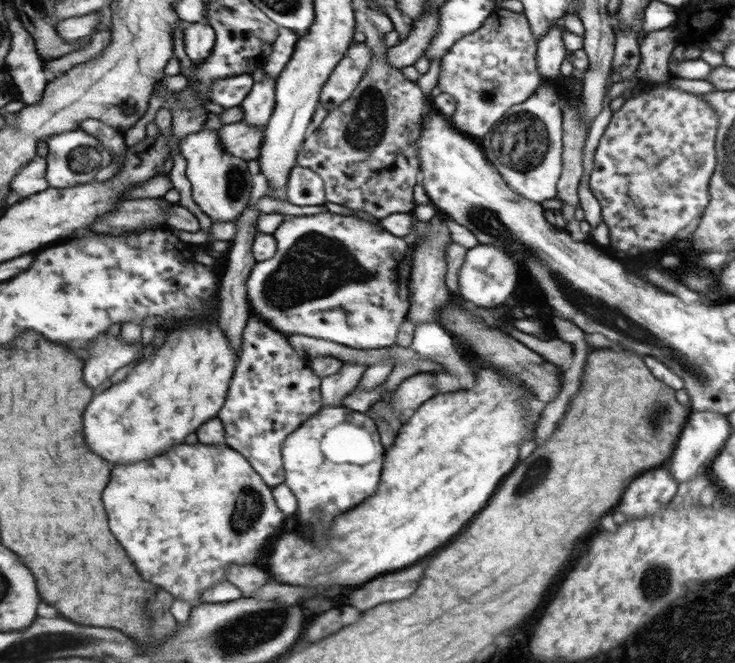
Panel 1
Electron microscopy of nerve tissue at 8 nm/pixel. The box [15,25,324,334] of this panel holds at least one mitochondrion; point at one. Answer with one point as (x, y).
(233, 184)

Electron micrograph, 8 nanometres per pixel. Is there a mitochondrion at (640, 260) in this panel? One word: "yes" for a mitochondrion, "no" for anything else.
no

